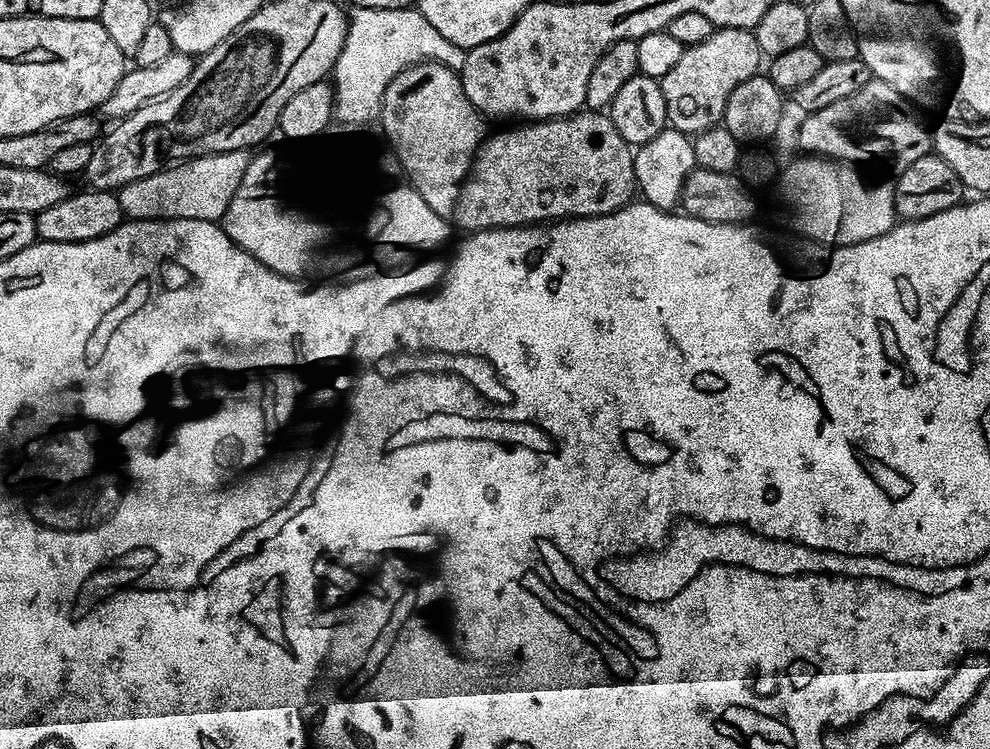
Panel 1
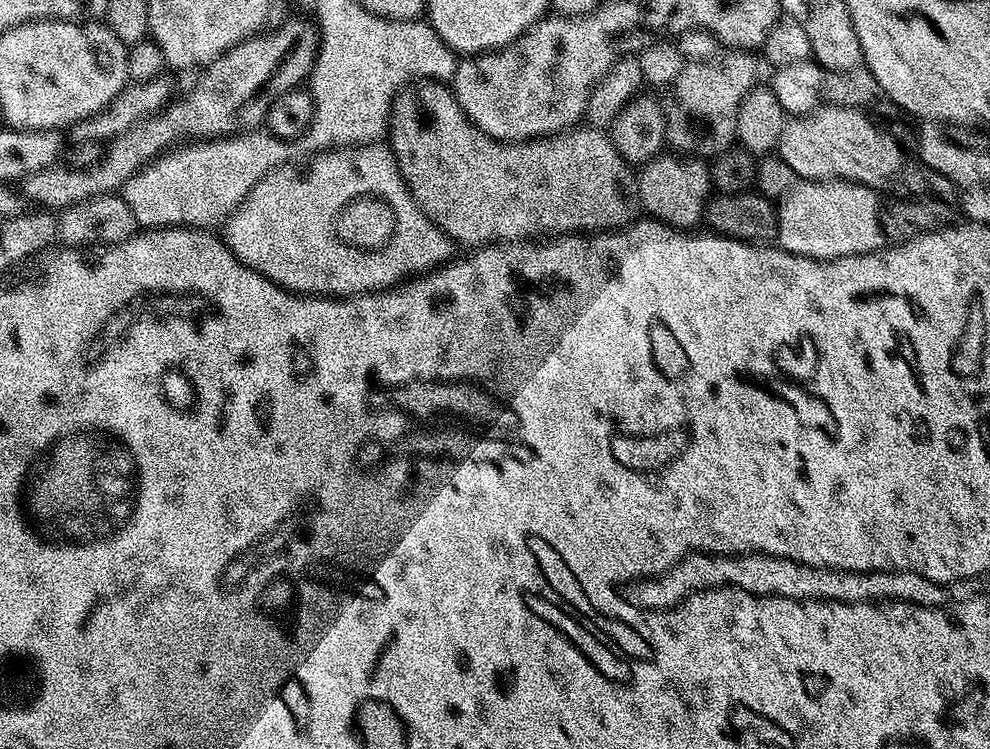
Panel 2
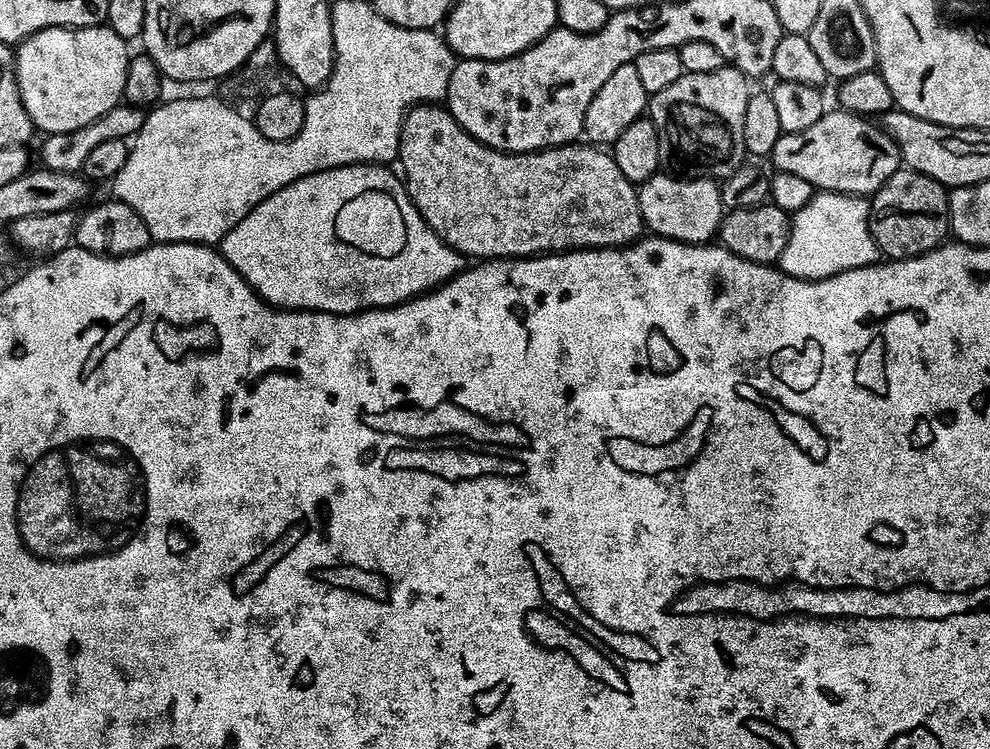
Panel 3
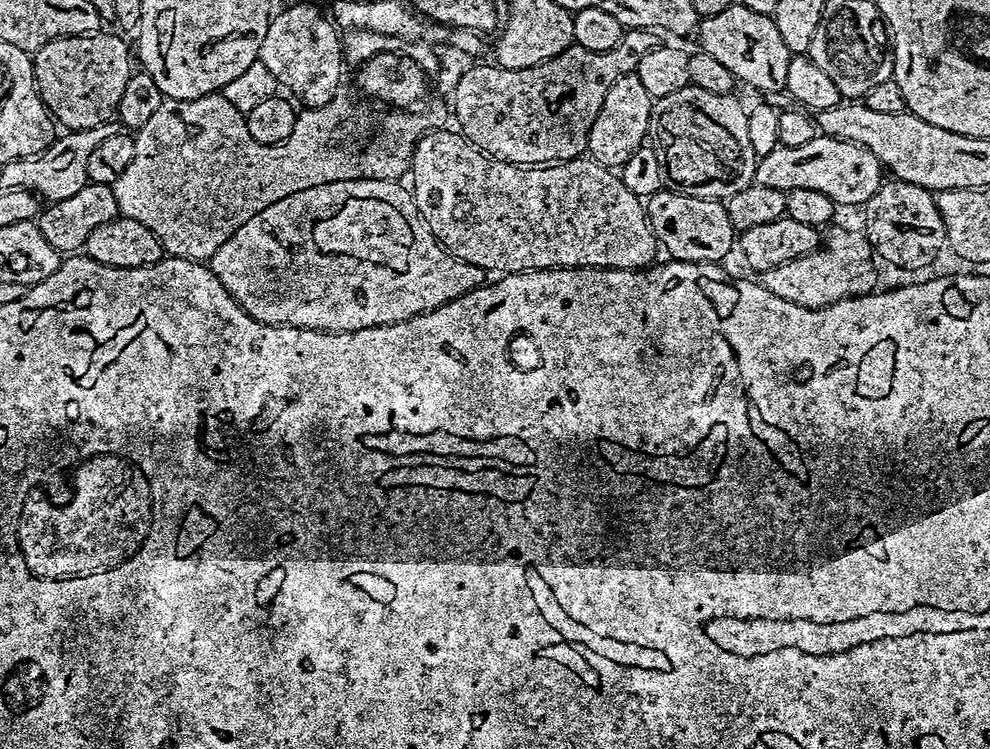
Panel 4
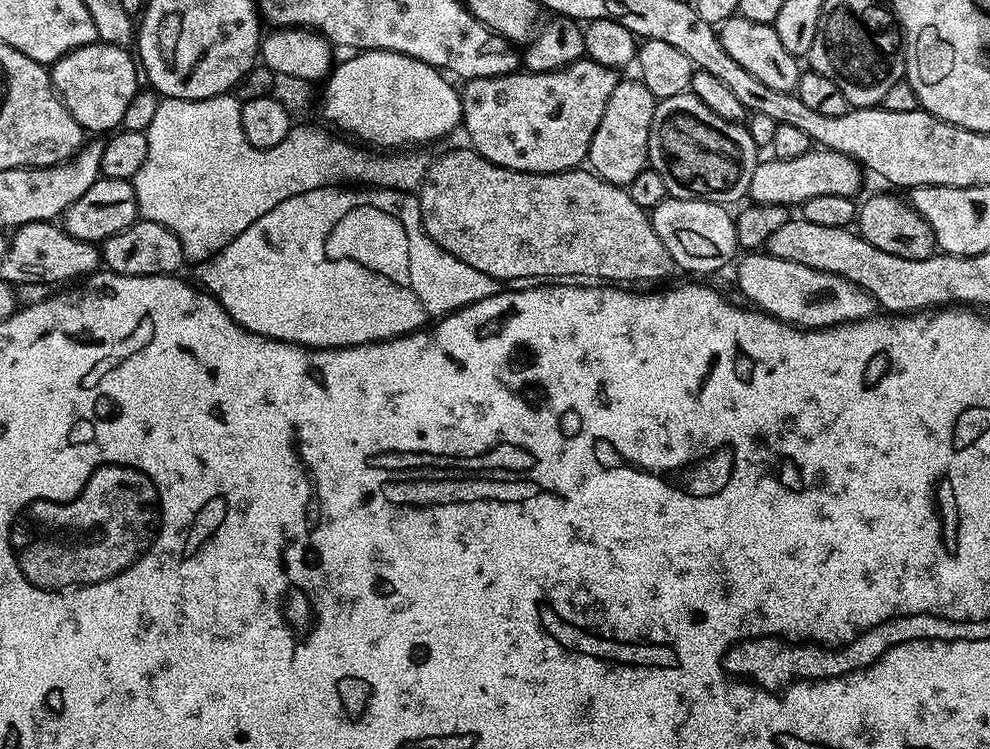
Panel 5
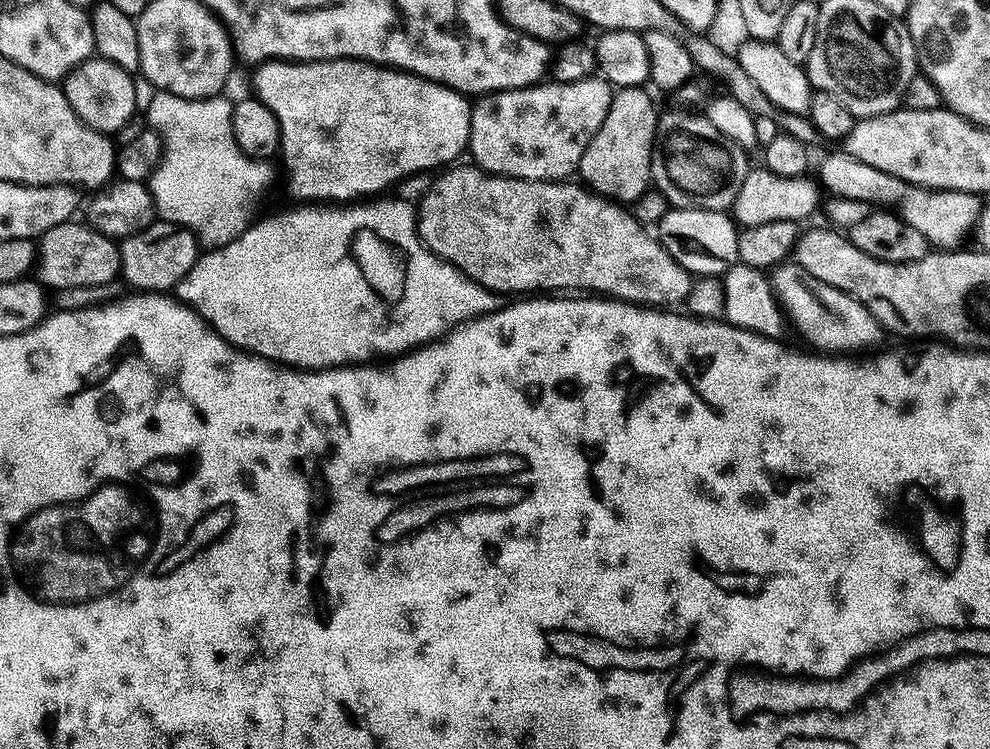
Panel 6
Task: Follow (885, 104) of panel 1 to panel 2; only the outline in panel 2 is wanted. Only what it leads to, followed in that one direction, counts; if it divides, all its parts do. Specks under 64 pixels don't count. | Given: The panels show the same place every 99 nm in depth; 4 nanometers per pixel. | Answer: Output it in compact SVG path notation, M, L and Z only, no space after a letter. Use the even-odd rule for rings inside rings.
M824 104L804 116L793 116L782 130L778 155L801 181L835 178L869 186L887 185L906 167L904 124L870 113L862 108Z

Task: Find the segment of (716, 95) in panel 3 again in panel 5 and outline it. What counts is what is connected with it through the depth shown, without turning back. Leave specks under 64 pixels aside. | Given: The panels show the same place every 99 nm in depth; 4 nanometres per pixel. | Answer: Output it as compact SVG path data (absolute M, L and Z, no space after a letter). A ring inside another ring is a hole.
M691 90L674 98L657 100L654 118L650 122L648 164L661 176L669 197L732 206L735 200L743 201L747 197L750 178L754 178L757 163L758 149L747 127L726 118L718 118L718 114L714 114L714 110L710 110Z

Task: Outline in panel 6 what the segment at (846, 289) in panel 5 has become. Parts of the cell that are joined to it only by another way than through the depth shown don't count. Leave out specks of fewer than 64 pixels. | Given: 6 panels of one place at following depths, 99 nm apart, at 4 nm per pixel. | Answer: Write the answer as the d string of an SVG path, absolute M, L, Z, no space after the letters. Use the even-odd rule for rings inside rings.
M795 262L777 264L771 269L770 285L783 315L792 319L793 326L813 344L809 344L813 349L828 354L852 354L857 351L855 348L868 350L871 344L879 342L880 323L862 302L834 286L826 286L826 282L818 282Z

